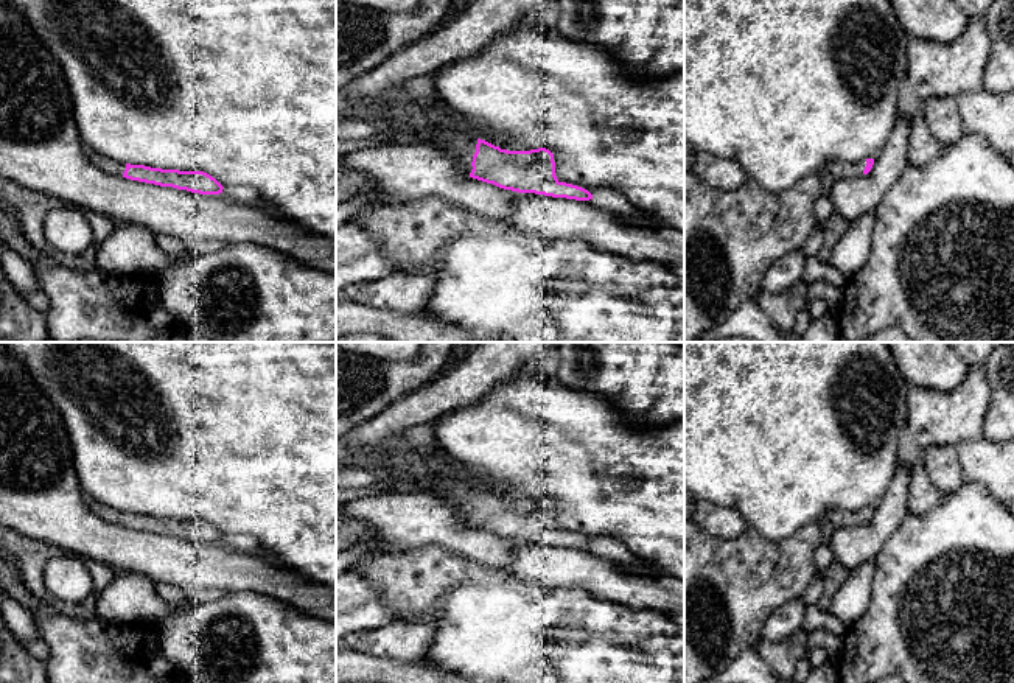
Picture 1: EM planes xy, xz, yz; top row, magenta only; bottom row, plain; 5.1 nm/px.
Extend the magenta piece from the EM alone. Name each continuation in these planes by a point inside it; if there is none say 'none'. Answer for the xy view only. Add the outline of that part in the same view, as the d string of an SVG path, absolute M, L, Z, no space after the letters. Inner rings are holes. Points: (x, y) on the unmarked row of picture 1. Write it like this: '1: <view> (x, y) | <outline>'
1: xy (108, 514) | M87 499L87 506L96 517L103 518L107 523L123 524L126 518L126 512L112 509L93 499Z

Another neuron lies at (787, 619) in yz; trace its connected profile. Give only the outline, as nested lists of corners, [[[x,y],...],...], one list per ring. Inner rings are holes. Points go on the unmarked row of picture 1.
[[[796,597],[782,607],[779,607],[764,625],[764,639],[781,643],[790,638],[802,627],[807,604],[801,597]]]

